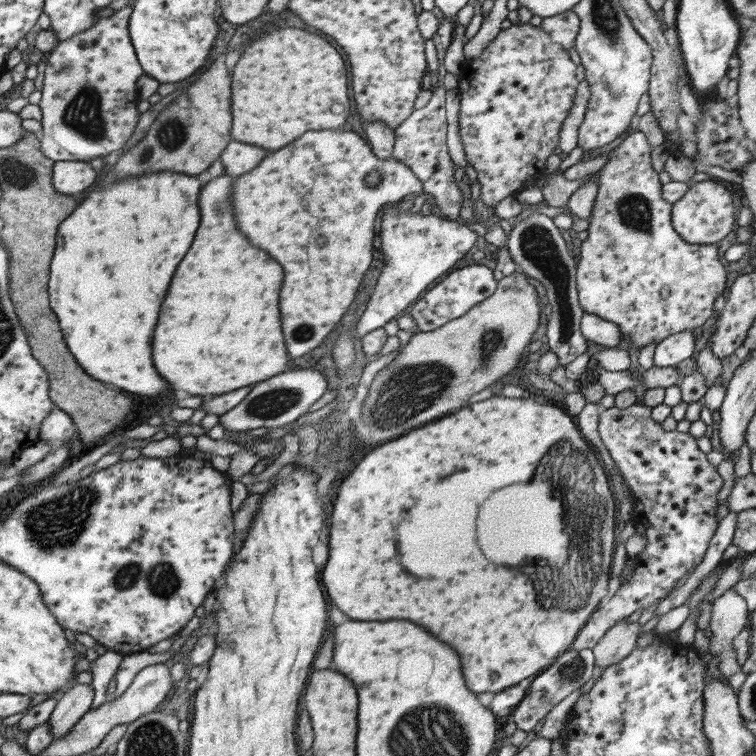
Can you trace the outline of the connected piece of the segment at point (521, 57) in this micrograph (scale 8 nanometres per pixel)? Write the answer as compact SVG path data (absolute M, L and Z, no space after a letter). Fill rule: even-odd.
M515 23L502 29L498 34L486 45L483 53L478 58L473 58L463 62L460 66L457 80L460 86L460 140L464 145L464 152L466 153L466 159L469 164L473 166L473 169L478 173L477 178L481 188L481 199L484 204L495 207L496 204L502 202L504 198L513 196L522 188L535 184L537 180L545 174L544 163L550 155L554 155L554 150L559 147L559 138L564 120L570 115L570 109L574 107L574 101L576 101L576 88L579 86L579 82L576 78L577 65L570 59L570 53L560 43L555 43L551 34L547 33L542 27L533 26L530 23Z

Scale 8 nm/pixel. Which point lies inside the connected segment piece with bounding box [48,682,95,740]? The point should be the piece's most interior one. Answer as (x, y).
(74, 703)

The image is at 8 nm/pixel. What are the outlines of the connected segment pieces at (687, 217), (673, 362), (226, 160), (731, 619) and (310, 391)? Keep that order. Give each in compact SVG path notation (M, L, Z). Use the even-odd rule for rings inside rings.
M712 179L692 183L687 192L672 205L672 227L690 244L715 244L735 229L734 194Z
M692 330L671 334L657 344L654 353L654 367L677 366L694 354Z
M230 142L219 160L224 166L224 173L230 176L240 176L252 170L254 166L258 166L262 156L268 156L268 152L262 148L240 144L240 142Z
M734 587L722 594L711 606L709 632L712 632L712 638L709 638L709 652L717 656L720 672L729 677L742 671L733 643L742 629L748 626L750 610L747 609L744 598L734 591Z
M312 369L286 370L254 385L244 400L232 410L219 416L221 429L247 432L256 428L276 428L290 425L314 404L327 390L328 381L324 374Z

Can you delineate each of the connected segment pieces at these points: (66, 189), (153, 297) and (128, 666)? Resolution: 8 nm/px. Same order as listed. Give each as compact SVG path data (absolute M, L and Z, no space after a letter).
M62 161L53 164L53 187L60 194L80 194L84 188L92 186L94 180L96 171L89 162Z
M158 171L146 174L146 176L132 176L132 178L126 178L126 180L120 180L120 182L112 182L108 186L102 186L102 188L93 190L90 196L82 200L58 228L56 235L57 248L54 249L49 270L49 287L47 288L49 305L58 317L65 343L79 366L96 380L102 381L116 390L122 390L122 392L126 390L126 392L144 394L144 396L156 396L156 394L160 394L162 390L168 388L168 384L160 378L160 374L156 372L156 368L152 364L150 342L152 342L154 326L158 322L158 312L160 312L162 300L166 296L166 290L170 286L170 280L172 280L172 276L176 272L176 266L180 264L180 260L188 252L188 248L190 248L190 244L194 240L194 234L198 230L198 224L200 224L200 208L198 208L200 191L200 180L195 176L184 173Z
M147 650L132 655L123 657L119 669L115 672L113 684L115 685L114 696L120 697L123 692L132 684L134 676L147 666L152 666L158 663L164 663L169 658L172 658L173 652L162 652L150 654Z

